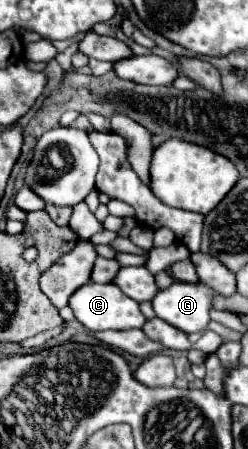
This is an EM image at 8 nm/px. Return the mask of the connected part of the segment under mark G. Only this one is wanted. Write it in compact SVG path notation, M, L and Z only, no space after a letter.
M202 282L198 284L172 284L166 290L160 290L154 300L154 312L164 322L172 324L174 328L190 334L206 330L210 322L210 308L212 296L216 292Z

